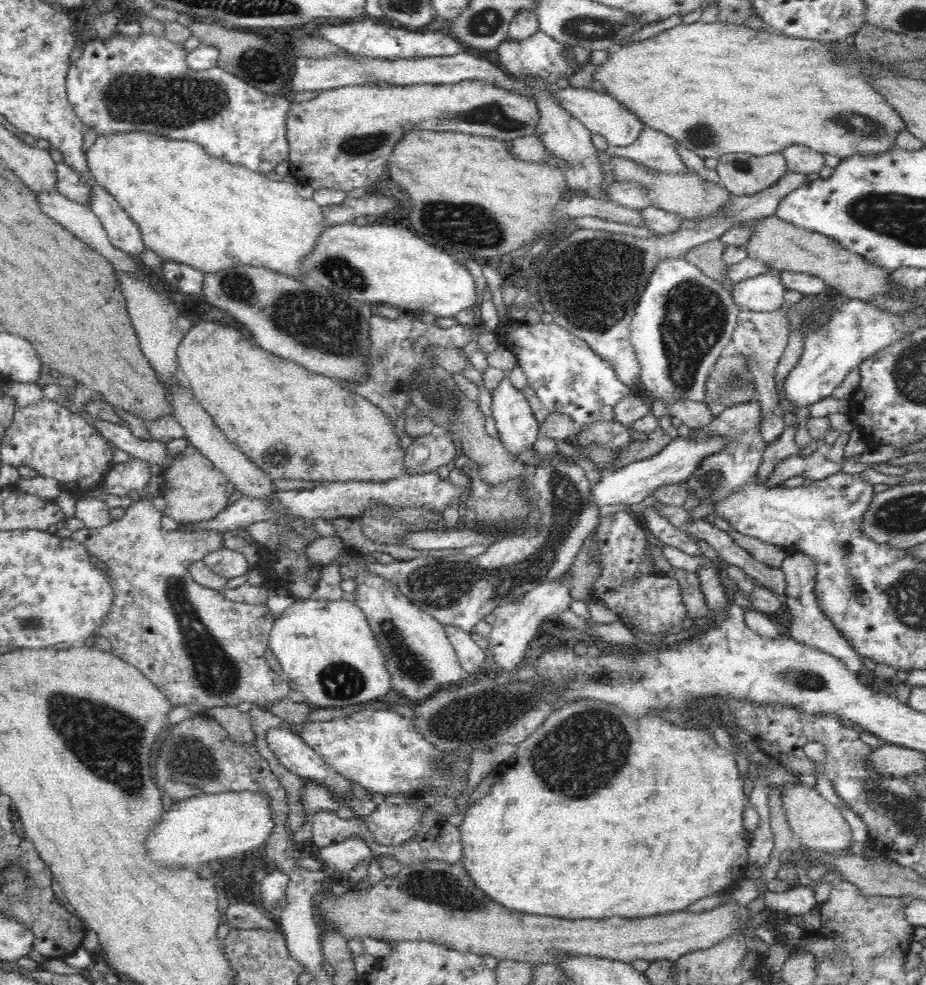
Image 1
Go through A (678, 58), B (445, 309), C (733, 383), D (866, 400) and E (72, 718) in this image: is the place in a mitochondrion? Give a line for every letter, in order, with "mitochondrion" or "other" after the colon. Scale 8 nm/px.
A: other
B: other
C: mitochondrion
D: other
E: mitochondrion

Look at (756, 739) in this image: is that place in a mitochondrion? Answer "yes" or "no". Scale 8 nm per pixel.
no

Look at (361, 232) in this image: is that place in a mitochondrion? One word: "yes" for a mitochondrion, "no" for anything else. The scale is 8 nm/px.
no

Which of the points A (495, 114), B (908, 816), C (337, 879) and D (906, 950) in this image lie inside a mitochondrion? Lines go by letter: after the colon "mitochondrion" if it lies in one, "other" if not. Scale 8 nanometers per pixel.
A: mitochondrion
B: mitochondrion
C: other
D: other

